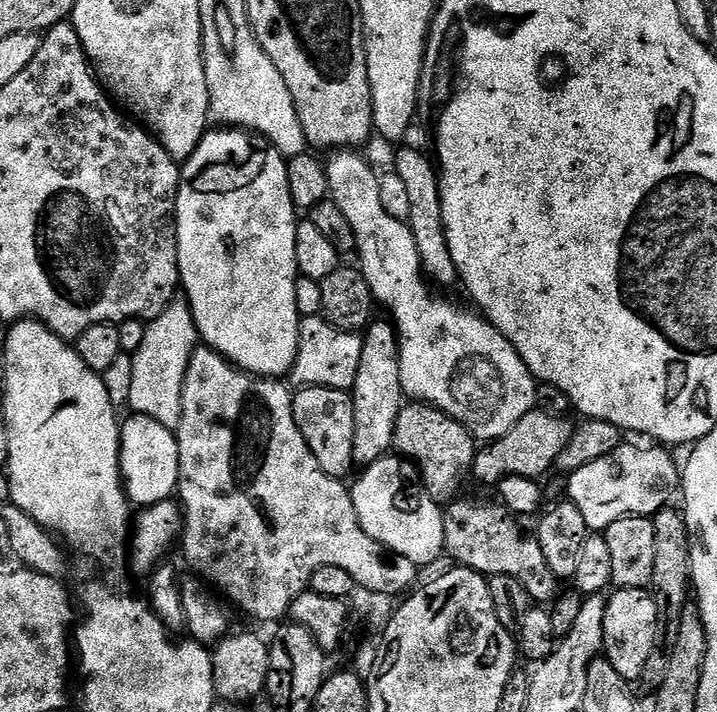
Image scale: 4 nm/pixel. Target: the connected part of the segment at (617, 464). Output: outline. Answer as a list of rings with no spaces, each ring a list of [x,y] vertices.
[[[628,442],[621,443],[606,458],[590,462],[567,477],[567,499],[586,518],[586,526],[593,533],[603,533],[604,529],[618,522],[623,516],[655,517],[656,513],[669,507],[672,495],[677,495],[682,484],[682,472],[672,461],[671,451],[660,446],[635,448]]]

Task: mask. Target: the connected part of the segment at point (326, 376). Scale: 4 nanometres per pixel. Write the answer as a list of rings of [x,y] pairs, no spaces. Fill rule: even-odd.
[[[323,315],[303,317],[300,322],[298,354],[290,373],[291,383],[296,388],[326,386],[348,392],[354,386],[354,378],[358,378],[363,341],[361,333],[338,330]]]

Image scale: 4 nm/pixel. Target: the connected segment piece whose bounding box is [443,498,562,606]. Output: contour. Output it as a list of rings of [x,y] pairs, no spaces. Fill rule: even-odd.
[[[459,498],[443,509],[444,551],[461,568],[473,568],[483,576],[518,578],[537,605],[552,602],[562,592],[561,581],[542,555],[542,546],[535,535],[520,529],[521,521],[511,515],[503,503],[479,504],[476,500]]]

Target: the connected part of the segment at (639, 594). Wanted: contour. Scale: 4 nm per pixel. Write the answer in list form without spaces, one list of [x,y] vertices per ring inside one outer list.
[[[616,588],[613,593],[613,596],[607,597],[602,652],[610,666],[614,666],[614,670],[618,670],[624,680],[636,682],[652,660],[652,651],[656,648],[656,631],[662,628],[660,611],[648,588]]]

